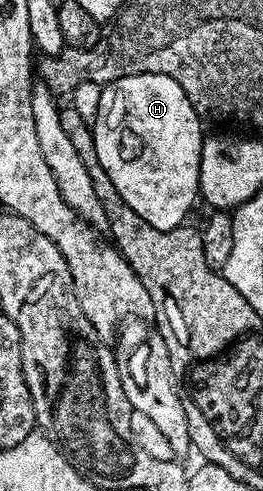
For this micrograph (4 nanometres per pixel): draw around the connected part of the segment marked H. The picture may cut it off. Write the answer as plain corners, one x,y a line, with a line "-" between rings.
137,74
112,80
103,88
103,101
93,121
97,158
105,166
105,174
117,186
117,194
149,226
157,230
173,230
191,212
199,196
199,167
205,133
201,118
193,110
185,90
165,74

